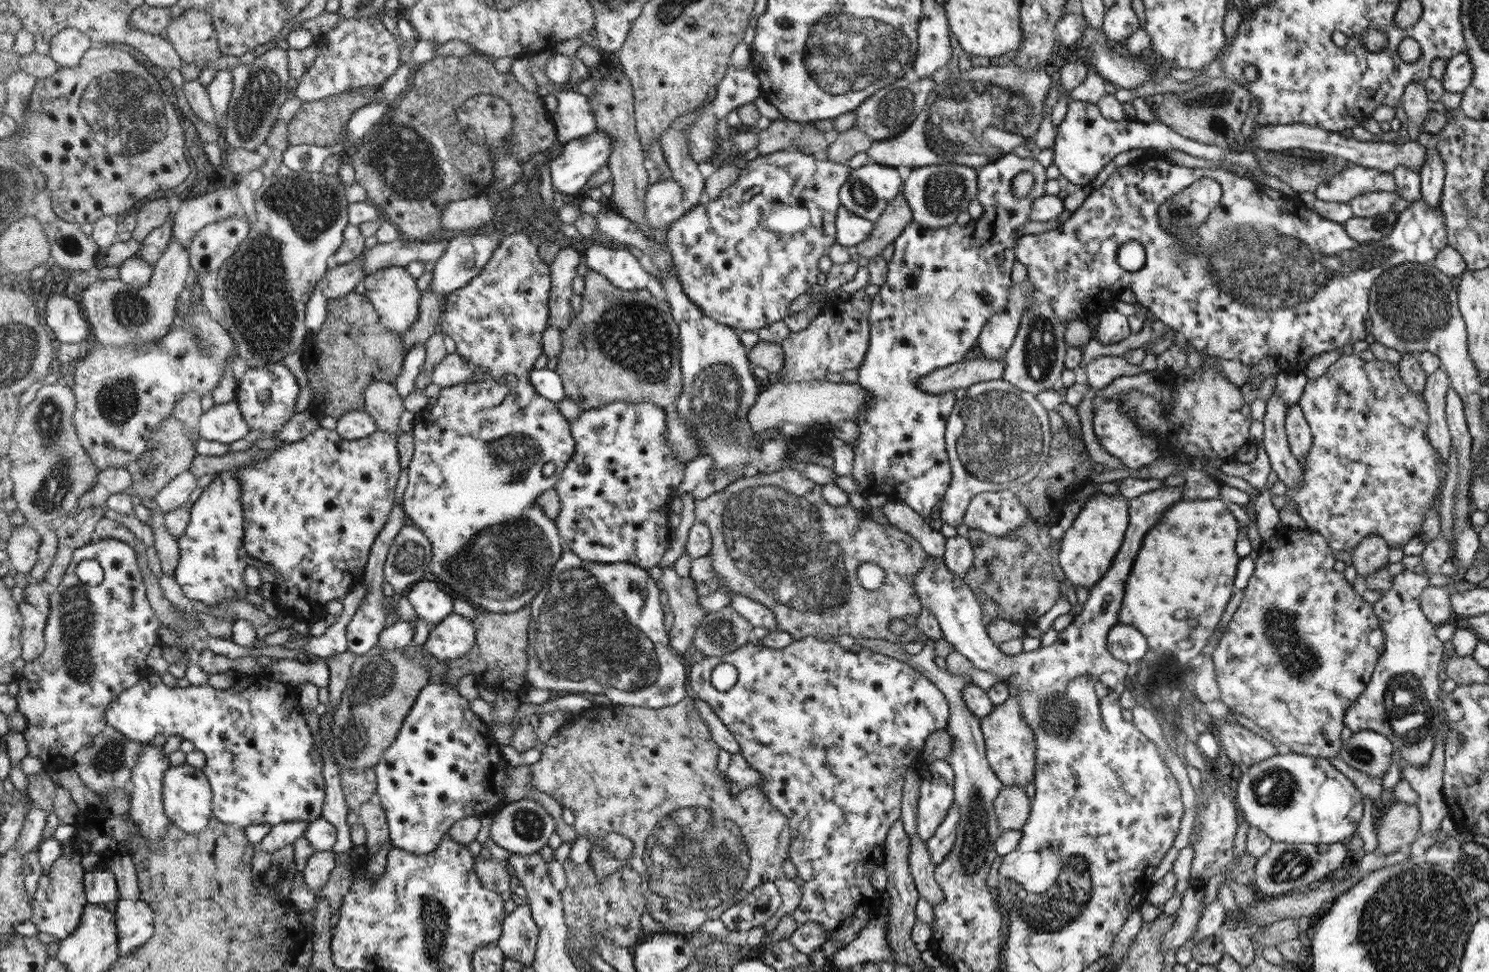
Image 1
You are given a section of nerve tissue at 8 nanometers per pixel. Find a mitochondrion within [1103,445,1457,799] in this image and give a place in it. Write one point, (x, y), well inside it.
(1407, 712)

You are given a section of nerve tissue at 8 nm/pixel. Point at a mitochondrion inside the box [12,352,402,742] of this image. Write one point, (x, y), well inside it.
(51, 495)

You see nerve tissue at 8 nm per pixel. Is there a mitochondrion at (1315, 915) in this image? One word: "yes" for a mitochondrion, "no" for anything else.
no

